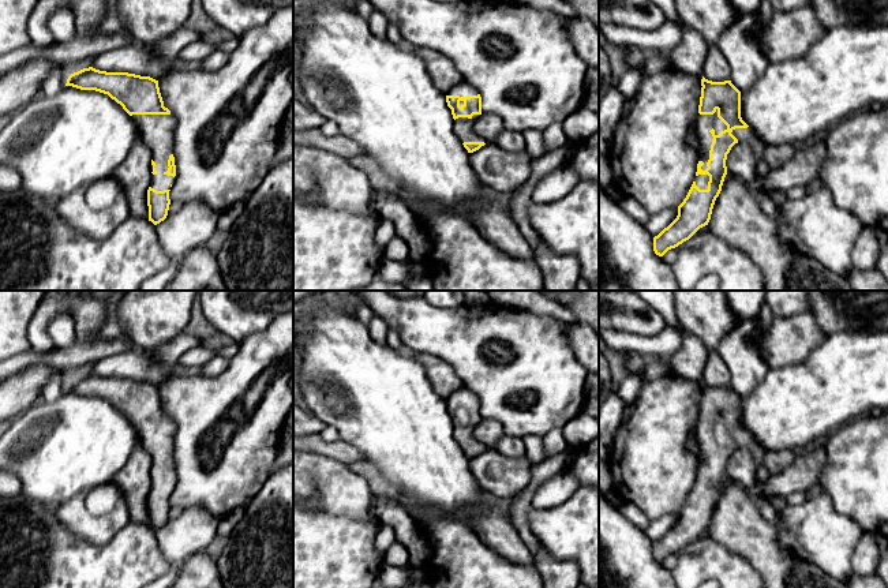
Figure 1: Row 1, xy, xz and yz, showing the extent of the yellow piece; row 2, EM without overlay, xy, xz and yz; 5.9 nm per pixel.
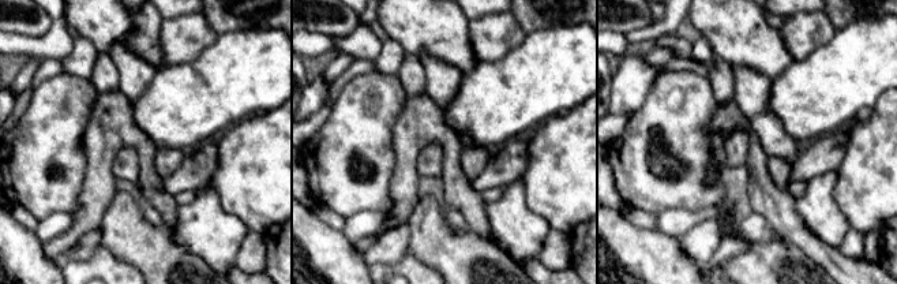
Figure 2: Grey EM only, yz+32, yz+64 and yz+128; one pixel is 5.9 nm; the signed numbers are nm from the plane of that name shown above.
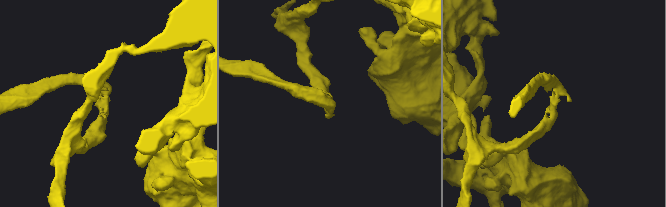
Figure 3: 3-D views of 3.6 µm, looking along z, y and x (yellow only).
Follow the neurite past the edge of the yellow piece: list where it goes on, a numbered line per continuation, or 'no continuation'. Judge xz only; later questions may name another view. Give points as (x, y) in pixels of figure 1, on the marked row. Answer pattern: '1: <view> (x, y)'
1: xz (463, 89)

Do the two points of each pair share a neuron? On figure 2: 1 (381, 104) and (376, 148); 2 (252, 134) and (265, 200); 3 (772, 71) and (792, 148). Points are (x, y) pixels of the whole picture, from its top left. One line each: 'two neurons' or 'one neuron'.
1: one neuron
2: one neuron
3: two neurons

